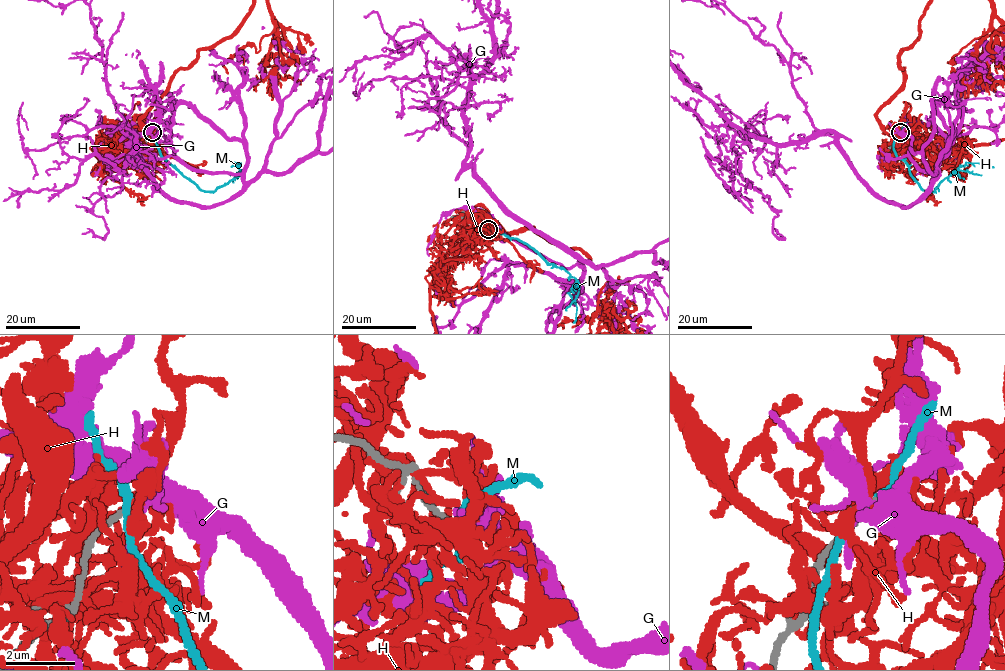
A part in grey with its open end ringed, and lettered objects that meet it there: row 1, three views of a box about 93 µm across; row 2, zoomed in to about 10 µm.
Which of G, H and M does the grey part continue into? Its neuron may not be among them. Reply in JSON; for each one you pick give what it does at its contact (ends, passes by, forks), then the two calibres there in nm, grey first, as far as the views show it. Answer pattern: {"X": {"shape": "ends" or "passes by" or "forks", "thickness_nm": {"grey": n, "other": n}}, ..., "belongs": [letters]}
{"belongs": []}

